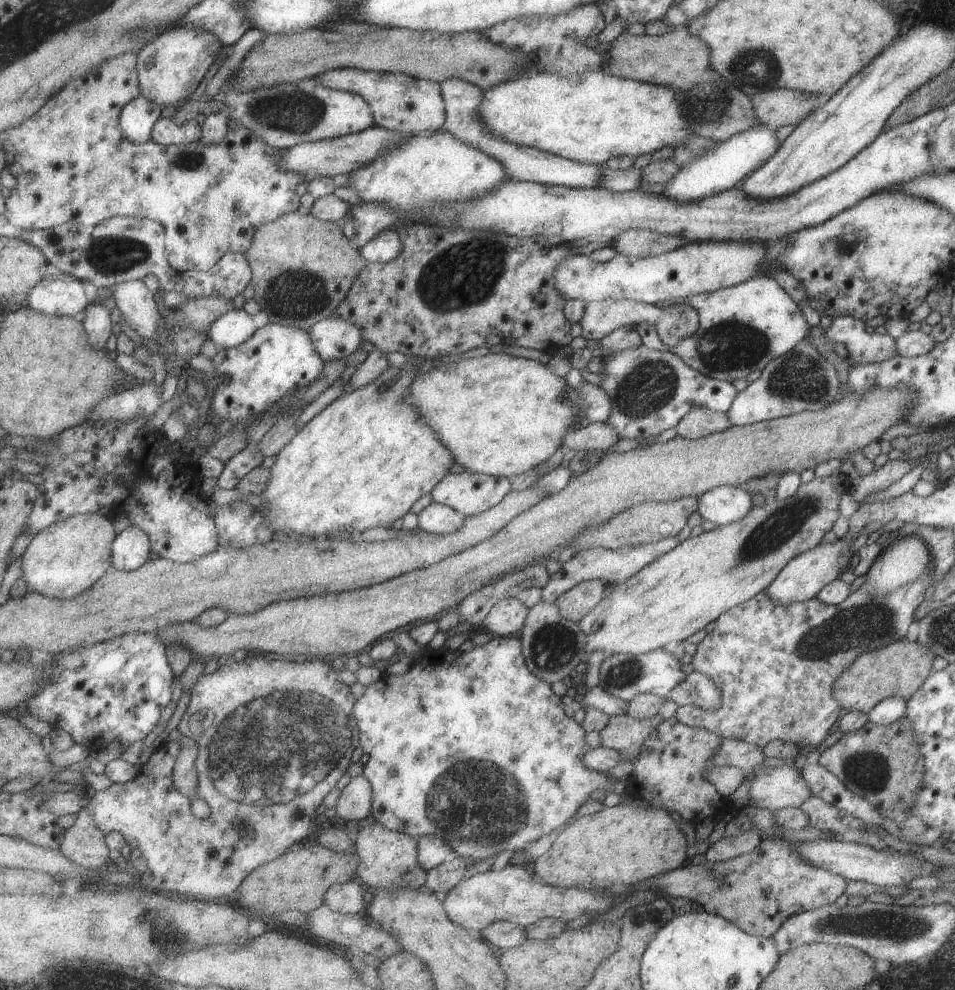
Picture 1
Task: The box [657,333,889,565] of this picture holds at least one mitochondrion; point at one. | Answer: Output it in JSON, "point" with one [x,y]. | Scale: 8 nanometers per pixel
{"point":[800,375]}

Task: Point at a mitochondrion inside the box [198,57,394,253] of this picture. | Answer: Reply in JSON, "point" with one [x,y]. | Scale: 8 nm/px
{"point":[291,111]}

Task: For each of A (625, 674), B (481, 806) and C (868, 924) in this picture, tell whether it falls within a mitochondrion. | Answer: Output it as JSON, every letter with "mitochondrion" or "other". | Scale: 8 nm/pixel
{"A":"mitochondrion","B":"mitochondrion","C":"mitochondrion"}

